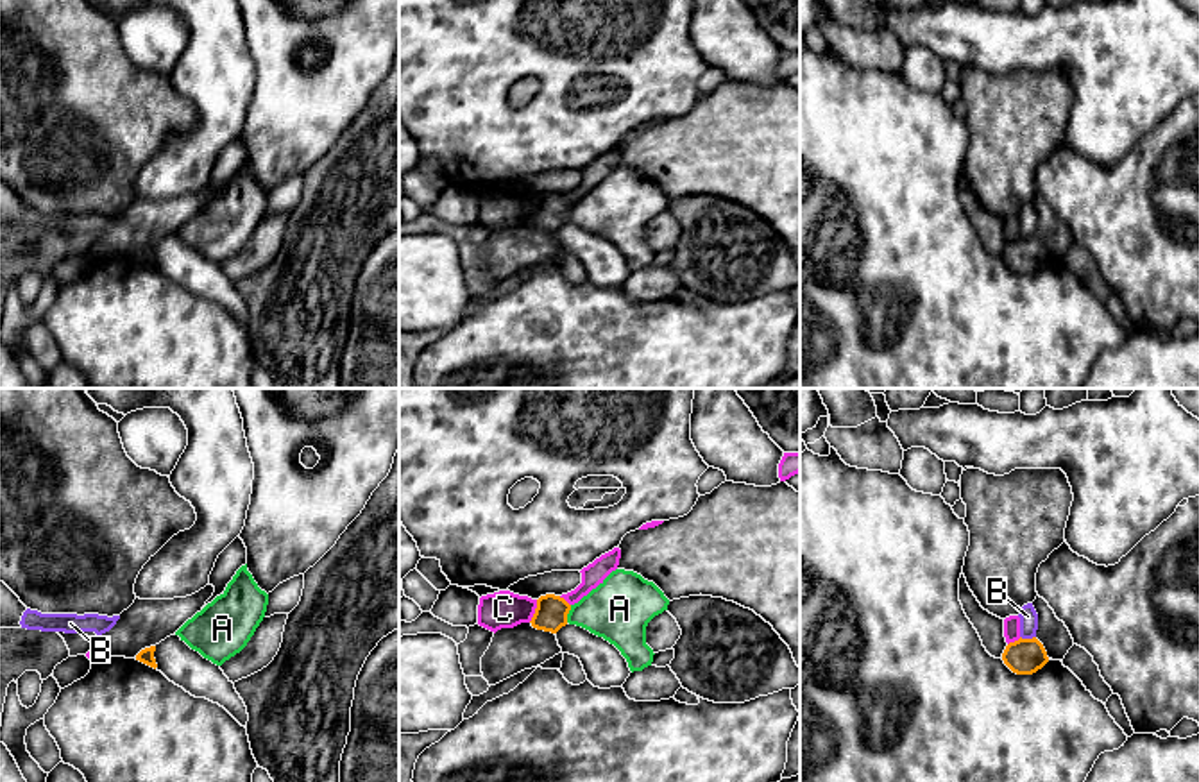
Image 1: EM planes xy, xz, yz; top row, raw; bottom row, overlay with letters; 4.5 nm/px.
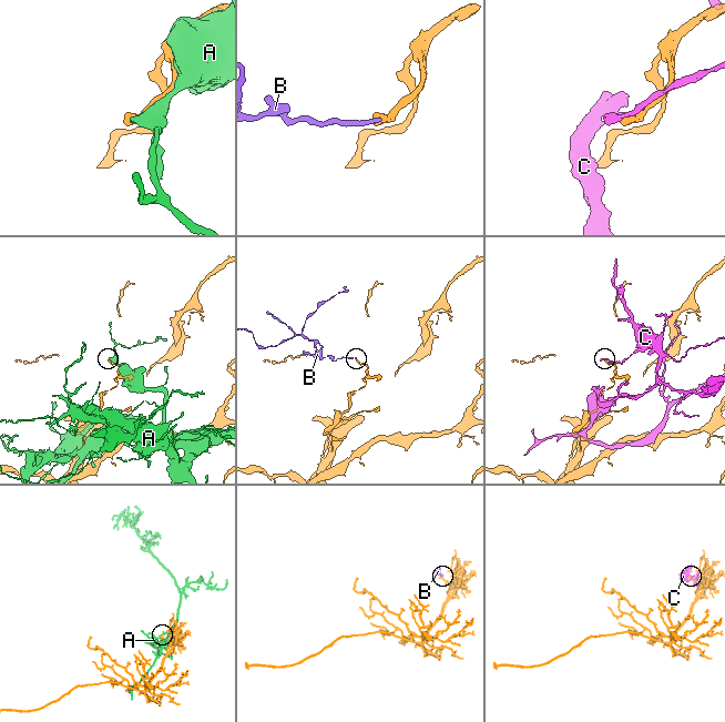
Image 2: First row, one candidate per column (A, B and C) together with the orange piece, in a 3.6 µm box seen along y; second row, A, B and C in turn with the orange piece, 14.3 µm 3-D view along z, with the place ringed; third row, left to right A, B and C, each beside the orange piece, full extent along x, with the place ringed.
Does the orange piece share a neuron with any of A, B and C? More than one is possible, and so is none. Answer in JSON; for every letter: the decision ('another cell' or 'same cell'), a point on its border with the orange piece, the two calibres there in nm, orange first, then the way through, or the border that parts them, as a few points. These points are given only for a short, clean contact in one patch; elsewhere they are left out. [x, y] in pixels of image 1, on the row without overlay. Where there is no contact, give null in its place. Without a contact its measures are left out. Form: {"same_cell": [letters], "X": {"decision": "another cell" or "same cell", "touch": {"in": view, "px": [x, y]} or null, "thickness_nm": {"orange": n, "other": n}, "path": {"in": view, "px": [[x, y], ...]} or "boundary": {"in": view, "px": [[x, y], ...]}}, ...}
{"same_cell": [], "A": {"decision": "another cell", "touch": {"in": "xz", "px": [568, 212]}, "thickness_nm": {"orange": 150, "other": 280}}, "B": {"decision": "another cell", "touch": {"in": "yz", "px": [1028, 238]}, "thickness_nm": {"orange": 160, "other": 80}, "boundary": {"in": "yz", "px": [[1020, 235], [1035, 237]]}}, "C": {"decision": "another cell", "touch": {"in": "xz", "px": [535, 210]}, "thickness_nm": {"orange": 150, "other": 170}}}

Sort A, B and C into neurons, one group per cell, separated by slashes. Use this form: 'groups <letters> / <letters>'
groups A B / C

